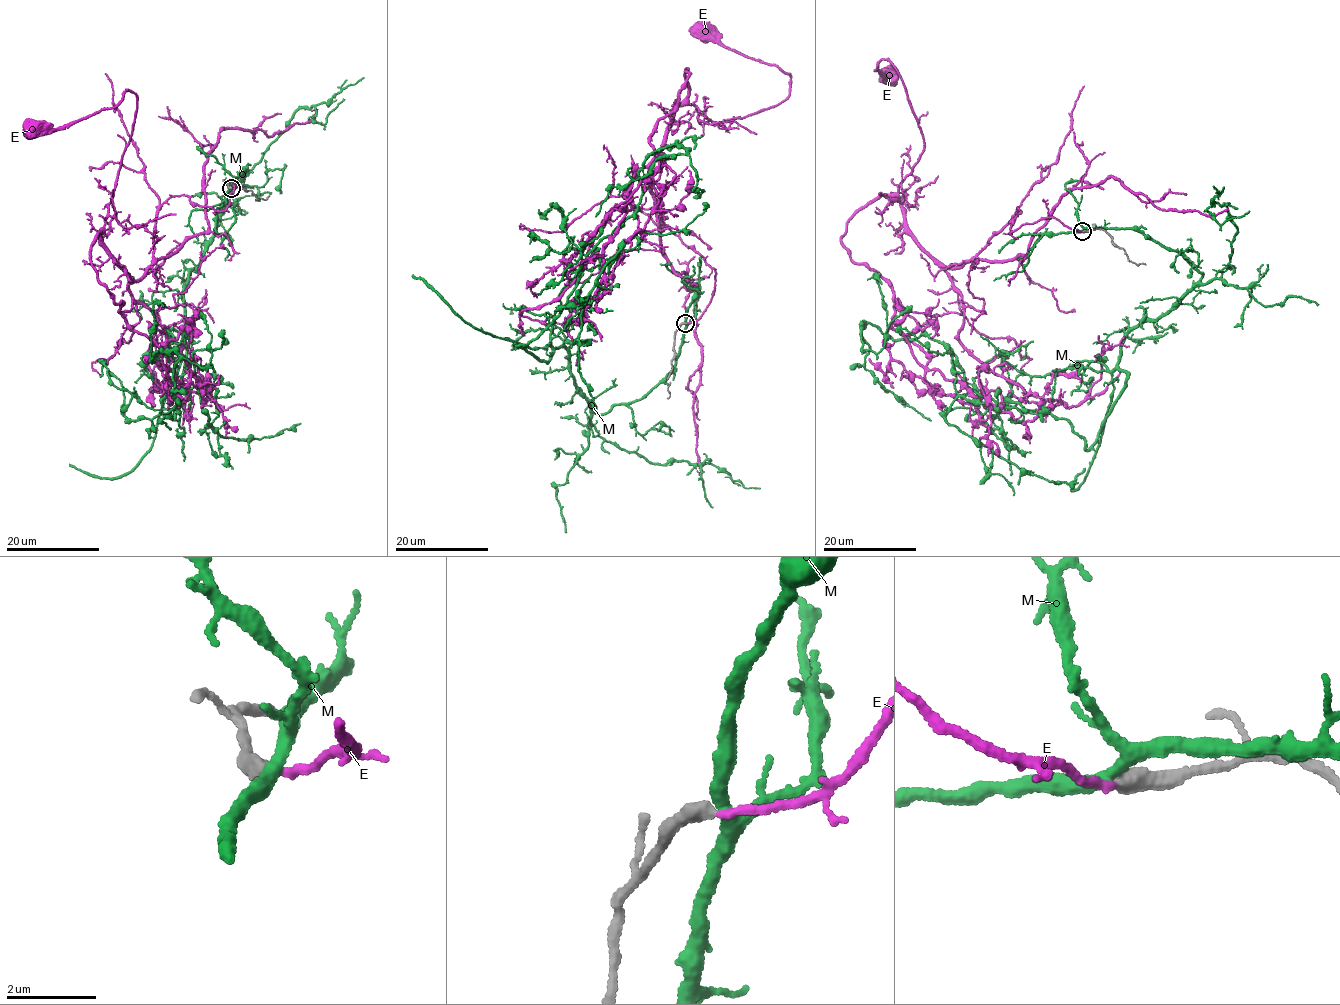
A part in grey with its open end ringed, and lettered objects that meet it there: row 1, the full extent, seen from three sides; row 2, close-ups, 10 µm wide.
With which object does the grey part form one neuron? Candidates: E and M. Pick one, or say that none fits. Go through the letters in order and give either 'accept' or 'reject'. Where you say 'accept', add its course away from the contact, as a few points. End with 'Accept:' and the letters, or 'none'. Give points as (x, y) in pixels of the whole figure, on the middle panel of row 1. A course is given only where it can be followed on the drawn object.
E: accept; it runs (685, 323), (716, 272), (661, 221), (648, 164), (678, 106), (719, 122), (790, 84), (702, 30)
M: reject
Accept: E

